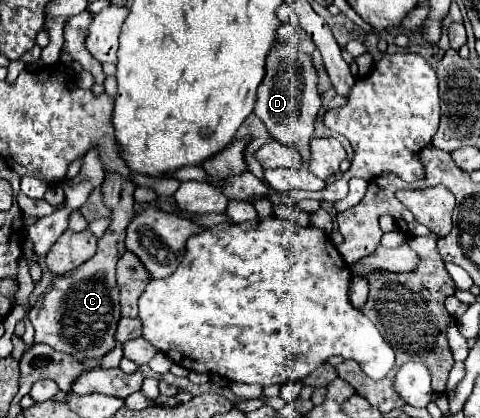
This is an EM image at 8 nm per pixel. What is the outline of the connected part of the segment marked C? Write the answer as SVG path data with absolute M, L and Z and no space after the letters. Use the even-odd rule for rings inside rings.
M107 172L103 182L105 206L113 210L111 226L103 238L99 238L97 254L85 264L73 268L71 272L57 276L51 284L51 290L43 294L39 304L39 314L29 314L29 320L35 328L35 342L45 342L53 350L73 354L77 358L101 358L115 346L115 328L121 318L119 314L119 290L115 284L115 264L125 252L125 230L133 218L131 206L131 188L135 182L121 174Z

